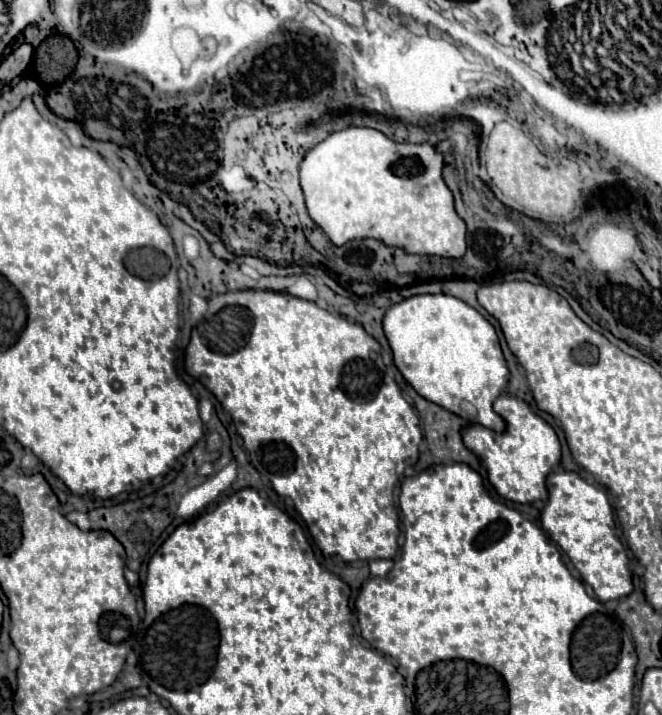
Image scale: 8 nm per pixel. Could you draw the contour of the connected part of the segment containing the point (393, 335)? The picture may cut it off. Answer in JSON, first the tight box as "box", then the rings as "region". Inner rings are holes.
{"box":[383,294,509,432],"region":[[[447,294],[411,296],[387,310],[383,318],[383,330],[393,350],[393,358],[399,372],[417,390],[417,394],[421,394],[429,402],[443,406],[445,410],[461,416],[471,424],[479,424],[495,432],[505,432],[505,422],[493,410],[493,402],[503,392],[503,388],[507,388],[509,368],[499,346],[497,330],[475,308]]]}

